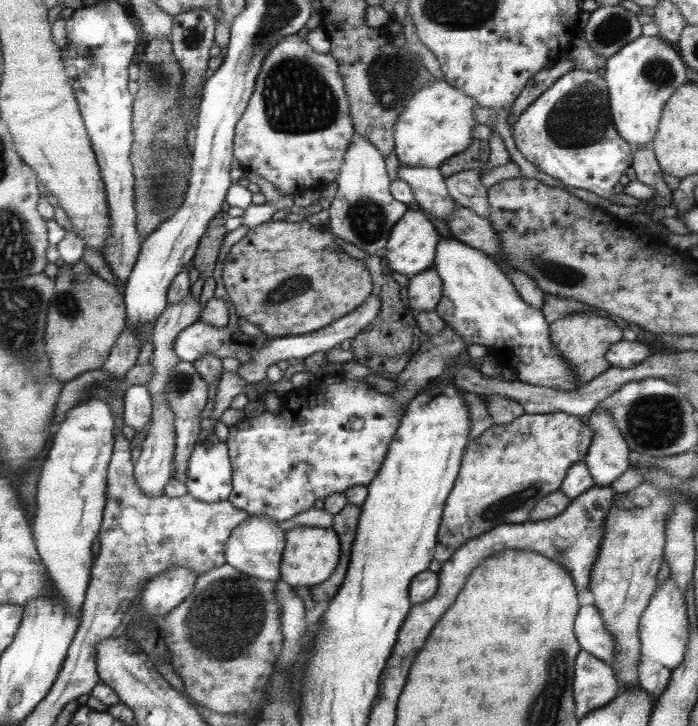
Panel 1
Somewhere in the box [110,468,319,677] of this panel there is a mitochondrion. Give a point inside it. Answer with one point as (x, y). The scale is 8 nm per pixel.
(209, 643)

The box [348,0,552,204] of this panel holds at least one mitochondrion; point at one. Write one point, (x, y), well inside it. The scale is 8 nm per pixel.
(390, 77)

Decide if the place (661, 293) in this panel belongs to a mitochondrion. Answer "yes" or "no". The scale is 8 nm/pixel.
no

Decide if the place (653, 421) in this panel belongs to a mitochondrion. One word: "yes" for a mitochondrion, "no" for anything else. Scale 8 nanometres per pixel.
yes

